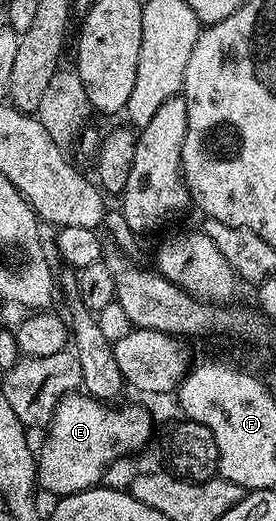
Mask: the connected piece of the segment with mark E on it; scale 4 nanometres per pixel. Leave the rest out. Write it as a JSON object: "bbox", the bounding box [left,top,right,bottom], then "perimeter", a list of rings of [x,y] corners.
{"bbox":[36,392,155,496],"perimeter":[[[78,392],[57,405],[47,433],[36,455],[37,485],[44,493],[46,490],[52,496],[64,496],[92,490],[116,458],[125,458],[148,444],[149,437],[154,437],[155,426],[153,430],[153,418],[141,406],[117,407]]]}

